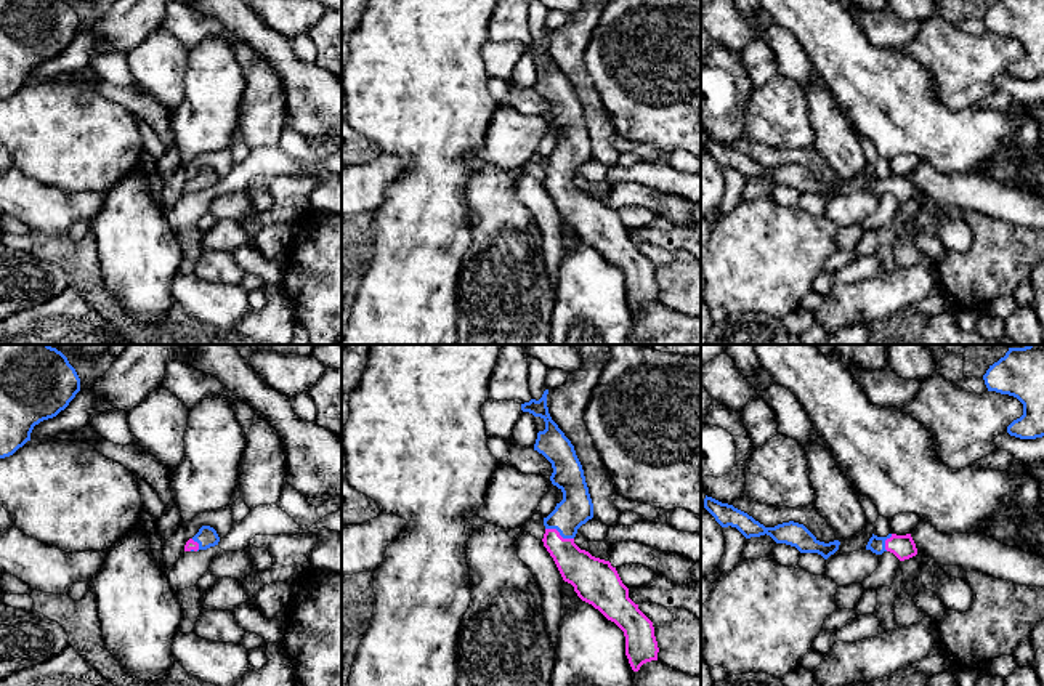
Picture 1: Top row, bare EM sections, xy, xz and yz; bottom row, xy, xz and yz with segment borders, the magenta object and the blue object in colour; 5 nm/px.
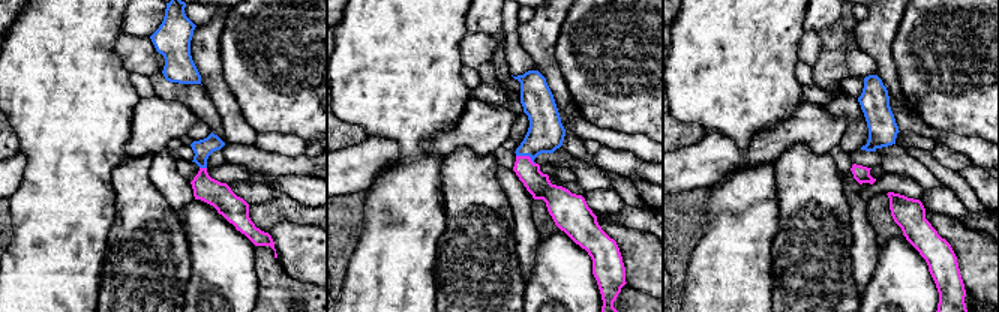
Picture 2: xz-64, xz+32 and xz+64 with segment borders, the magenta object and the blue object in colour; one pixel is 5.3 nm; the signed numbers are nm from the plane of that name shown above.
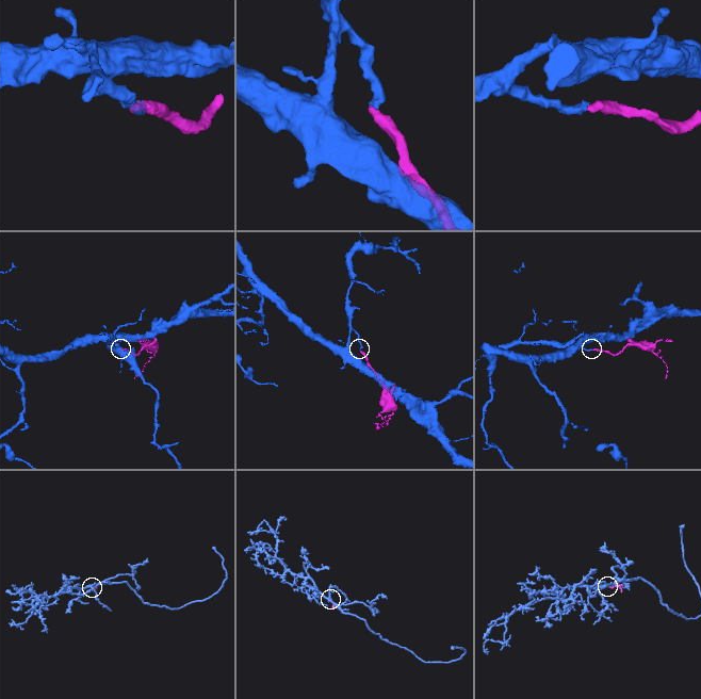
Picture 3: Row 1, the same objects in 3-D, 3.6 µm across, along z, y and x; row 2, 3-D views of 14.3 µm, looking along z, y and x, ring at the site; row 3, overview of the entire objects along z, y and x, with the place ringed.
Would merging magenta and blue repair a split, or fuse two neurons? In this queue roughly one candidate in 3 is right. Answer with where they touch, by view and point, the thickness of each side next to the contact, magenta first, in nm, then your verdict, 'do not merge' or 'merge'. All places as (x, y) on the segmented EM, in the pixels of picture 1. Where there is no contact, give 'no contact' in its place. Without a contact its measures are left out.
contact xz (558, 534); calibres 190 and 170 nm; merge

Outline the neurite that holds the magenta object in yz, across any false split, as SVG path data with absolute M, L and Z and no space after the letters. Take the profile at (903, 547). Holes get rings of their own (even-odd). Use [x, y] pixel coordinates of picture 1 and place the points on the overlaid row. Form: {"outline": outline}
{"outline": "M872 534L872 537L866 545L866 550L871 550L876 555L890 551L900 561L909 559L917 555L917 548L911 534L906 534L906 535L888 534L887 537L877 537Z"}

